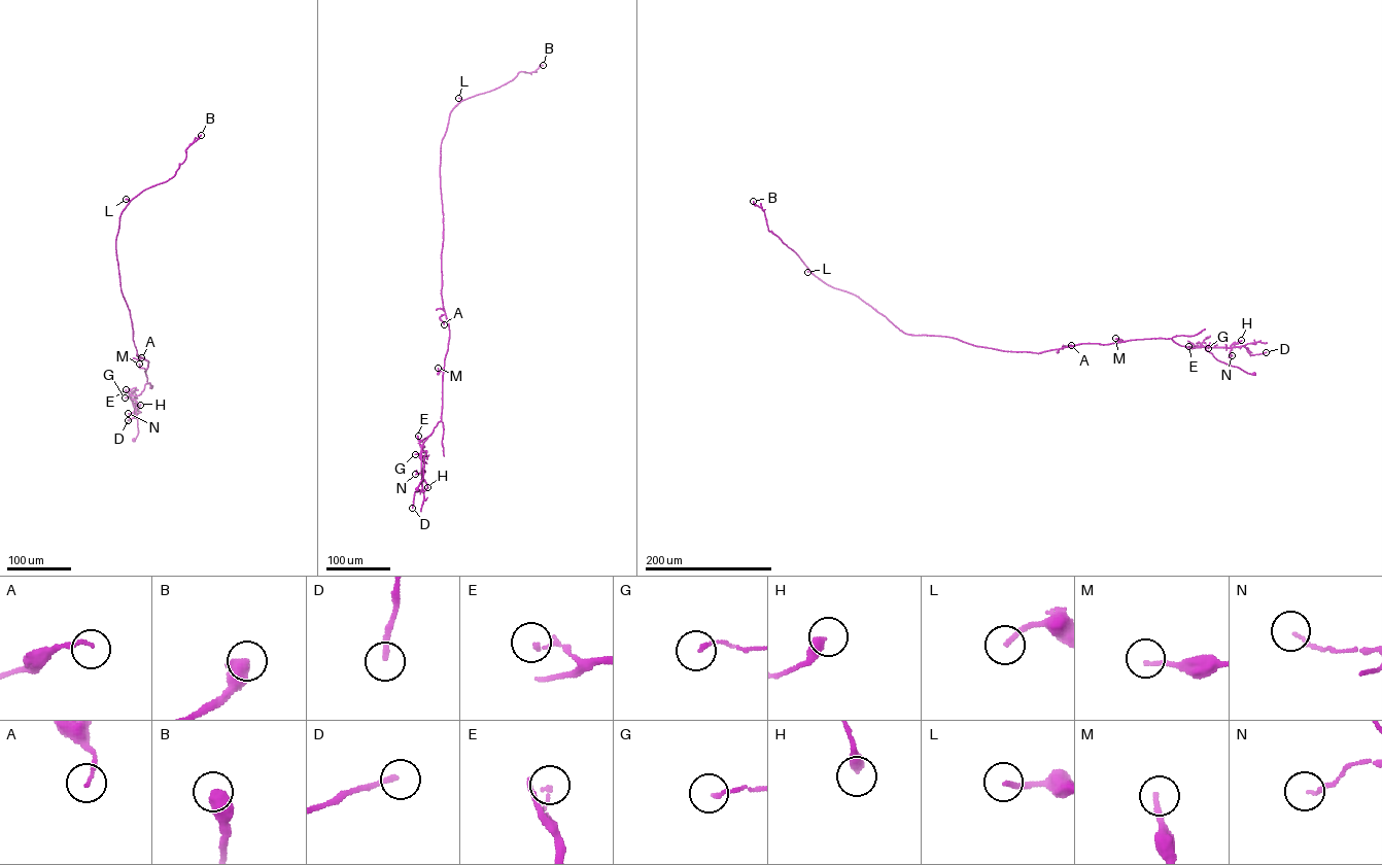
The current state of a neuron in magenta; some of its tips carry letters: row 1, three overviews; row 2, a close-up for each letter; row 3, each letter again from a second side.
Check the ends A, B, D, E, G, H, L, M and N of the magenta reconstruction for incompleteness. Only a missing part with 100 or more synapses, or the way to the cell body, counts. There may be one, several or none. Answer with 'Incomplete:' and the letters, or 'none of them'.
Incomplete: none of them

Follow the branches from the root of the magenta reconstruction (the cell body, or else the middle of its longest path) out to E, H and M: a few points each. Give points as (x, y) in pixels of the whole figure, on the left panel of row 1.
E: (134, 440), (138, 433), (137, 403), (126, 389)
H: (134, 440), (138, 433), (137, 404), (131, 398), (134, 407), (140, 405)
M: (134, 440), (138, 433), (137, 404), (131, 395), (140, 394), (147, 383), (145, 370), (139, 364)

